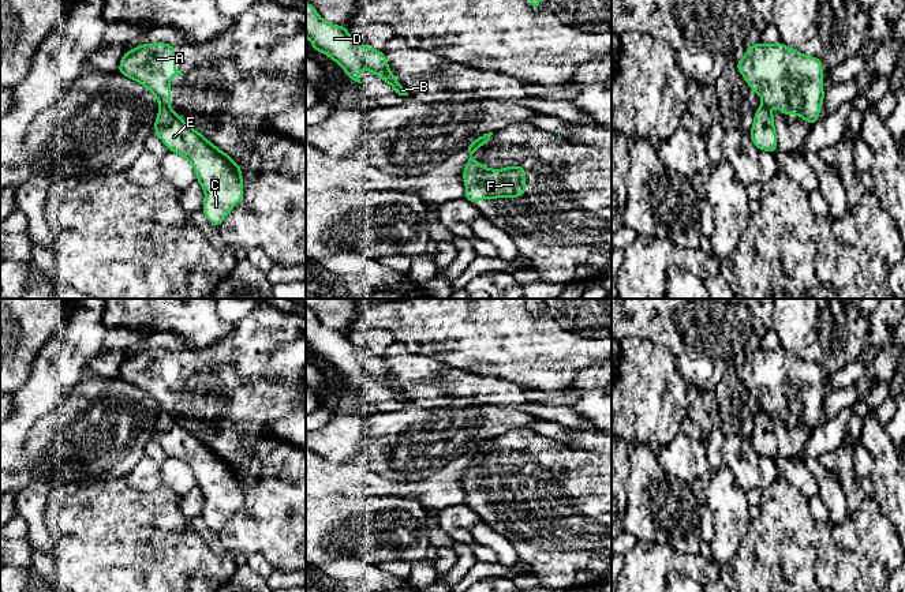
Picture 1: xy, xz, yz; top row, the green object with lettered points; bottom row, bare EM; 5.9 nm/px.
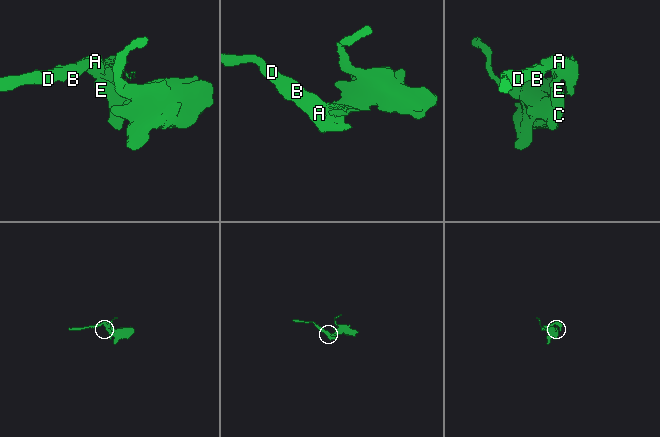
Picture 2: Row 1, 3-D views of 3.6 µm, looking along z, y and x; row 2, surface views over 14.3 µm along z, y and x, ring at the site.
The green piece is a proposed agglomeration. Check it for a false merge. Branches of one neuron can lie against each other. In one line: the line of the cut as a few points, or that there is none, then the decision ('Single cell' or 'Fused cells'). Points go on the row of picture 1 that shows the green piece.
Split along xy (161, 105), (169, 108). Fused cells

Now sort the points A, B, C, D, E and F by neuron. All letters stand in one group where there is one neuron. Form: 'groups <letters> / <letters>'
groups A B D F / C E

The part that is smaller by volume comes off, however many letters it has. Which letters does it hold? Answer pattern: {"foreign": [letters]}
{"foreign": ["A", "B", "D", "F"]}

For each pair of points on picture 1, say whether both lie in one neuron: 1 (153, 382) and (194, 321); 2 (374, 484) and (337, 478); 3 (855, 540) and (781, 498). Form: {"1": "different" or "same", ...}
{"1": "different", "2": "same", "3": "same"}

